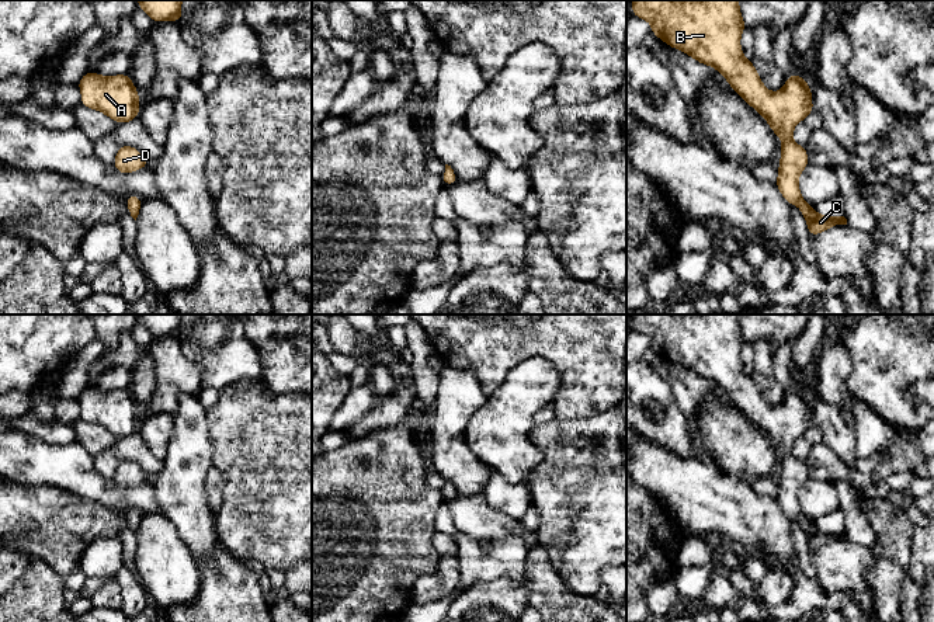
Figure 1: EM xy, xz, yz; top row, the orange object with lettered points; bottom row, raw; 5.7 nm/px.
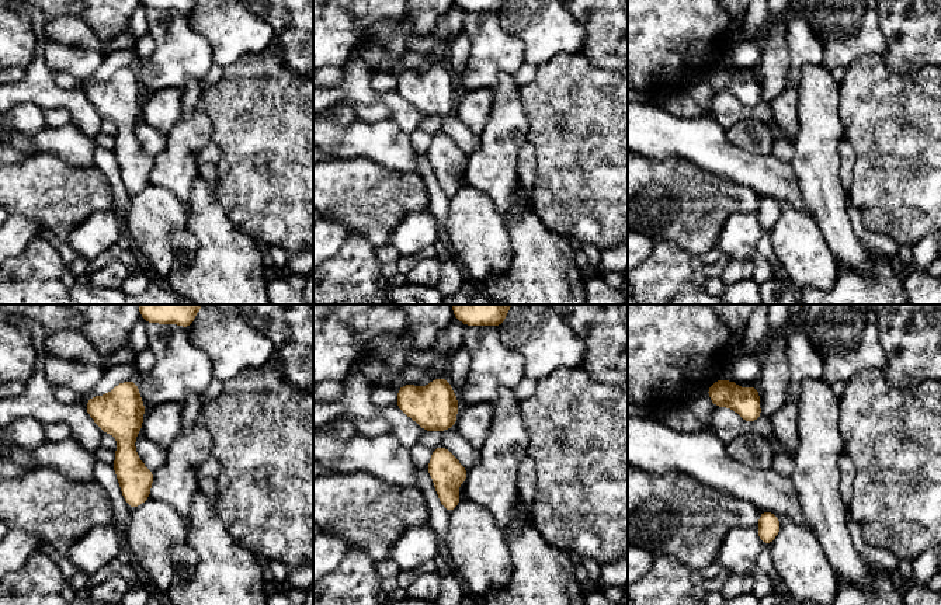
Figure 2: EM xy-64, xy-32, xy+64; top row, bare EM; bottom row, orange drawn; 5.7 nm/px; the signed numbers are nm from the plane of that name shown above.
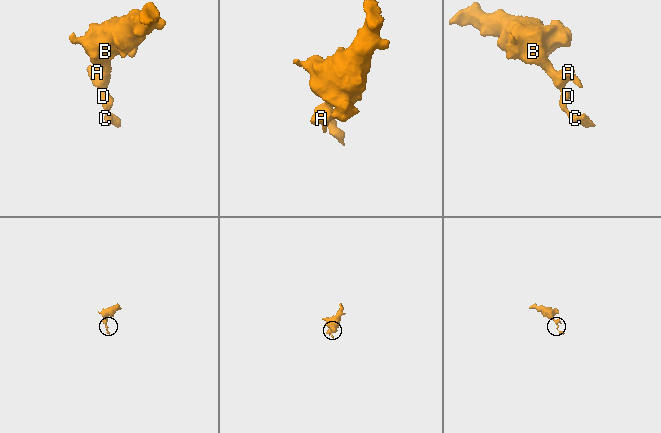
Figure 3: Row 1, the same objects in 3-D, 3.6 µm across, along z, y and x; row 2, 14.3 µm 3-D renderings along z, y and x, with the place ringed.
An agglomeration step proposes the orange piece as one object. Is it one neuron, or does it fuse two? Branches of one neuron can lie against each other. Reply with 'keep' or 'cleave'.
keep

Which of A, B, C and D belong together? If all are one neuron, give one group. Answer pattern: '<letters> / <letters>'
A B C D

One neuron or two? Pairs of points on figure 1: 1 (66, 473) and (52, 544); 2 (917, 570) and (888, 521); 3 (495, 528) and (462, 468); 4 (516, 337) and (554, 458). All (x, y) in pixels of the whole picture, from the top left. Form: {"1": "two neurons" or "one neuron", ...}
{"1": "two neurons", "2": "two neurons", "3": "two neurons", "4": "two neurons"}

